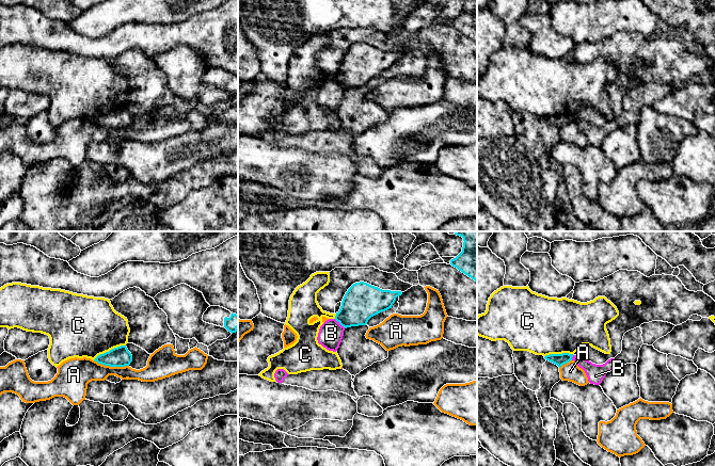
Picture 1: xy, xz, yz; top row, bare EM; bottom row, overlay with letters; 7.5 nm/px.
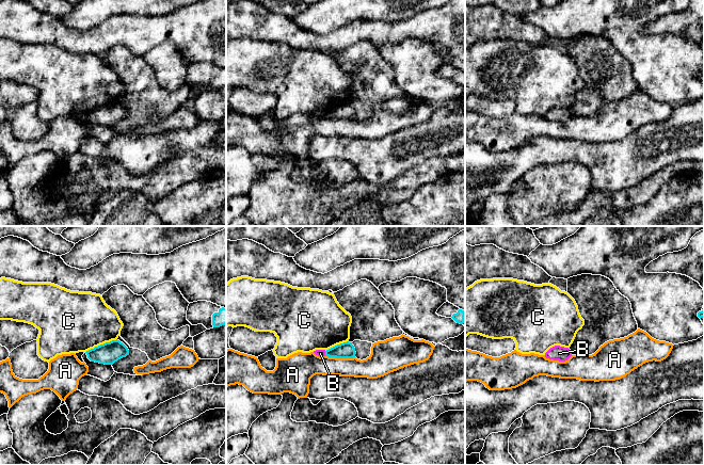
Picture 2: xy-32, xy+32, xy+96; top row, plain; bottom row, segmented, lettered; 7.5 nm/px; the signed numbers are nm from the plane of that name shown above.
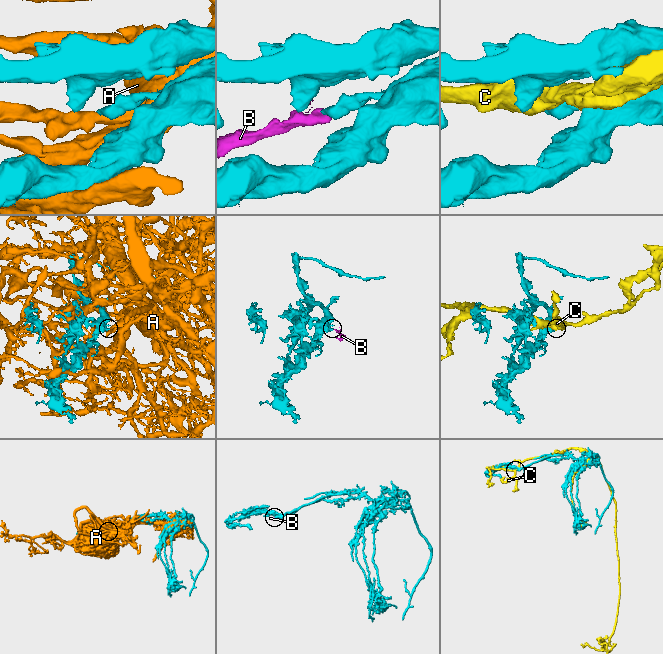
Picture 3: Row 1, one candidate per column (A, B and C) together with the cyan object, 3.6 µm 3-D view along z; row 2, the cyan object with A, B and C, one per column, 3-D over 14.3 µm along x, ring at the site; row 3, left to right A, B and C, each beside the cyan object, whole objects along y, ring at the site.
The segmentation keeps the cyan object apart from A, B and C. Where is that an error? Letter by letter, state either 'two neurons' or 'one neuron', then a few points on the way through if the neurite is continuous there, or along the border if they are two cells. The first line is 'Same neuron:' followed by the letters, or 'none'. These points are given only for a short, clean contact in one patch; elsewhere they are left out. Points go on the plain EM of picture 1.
Same neuron: none
A: two neurons
B: two neurons; border xz (334, 80), (345, 89)
C: two neurons

